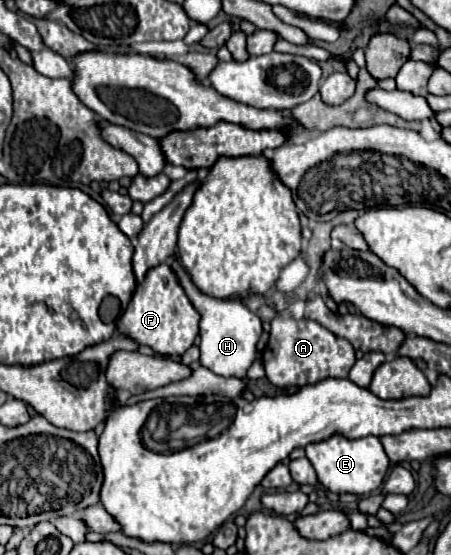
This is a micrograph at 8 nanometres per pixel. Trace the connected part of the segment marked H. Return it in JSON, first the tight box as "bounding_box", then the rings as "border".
{"bounding_box":[172,259,262,377],"border":[[[172,259],[172,269],[176,271],[186,295],[190,297],[190,301],[194,303],[194,307],[202,315],[202,319],[200,319],[200,337],[202,337],[202,341],[200,341],[200,363],[204,367],[208,367],[210,371],[214,371],[216,375],[222,375],[222,377],[246,377],[248,367],[258,357],[256,343],[258,343],[260,333],[262,333],[262,321],[258,319],[258,315],[252,313],[250,309],[246,309],[236,299],[216,299],[216,297],[208,297],[208,295],[200,293],[190,283],[182,265],[174,259]]]}

